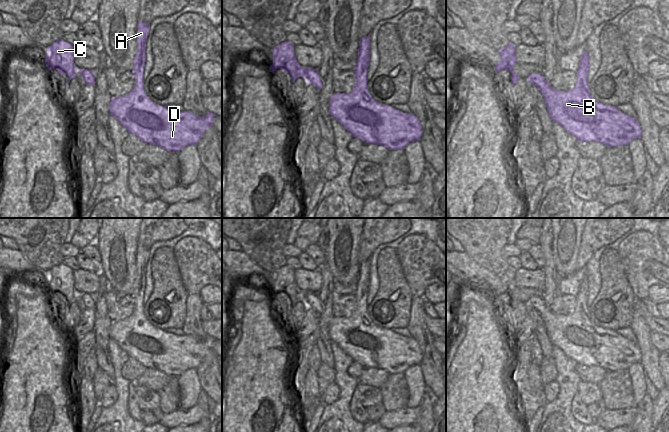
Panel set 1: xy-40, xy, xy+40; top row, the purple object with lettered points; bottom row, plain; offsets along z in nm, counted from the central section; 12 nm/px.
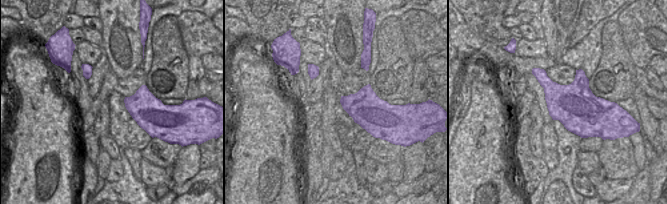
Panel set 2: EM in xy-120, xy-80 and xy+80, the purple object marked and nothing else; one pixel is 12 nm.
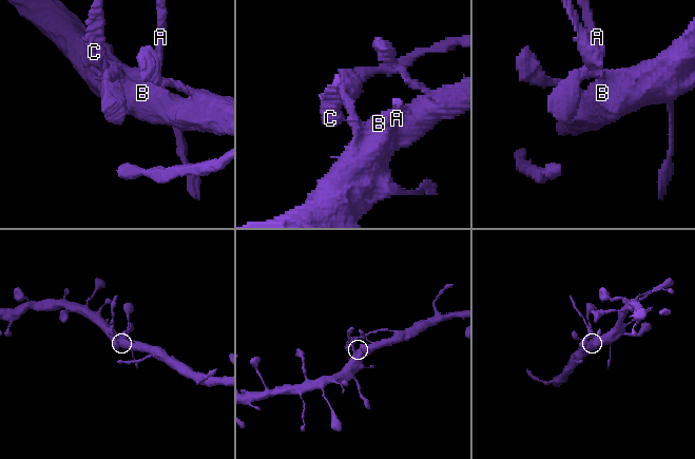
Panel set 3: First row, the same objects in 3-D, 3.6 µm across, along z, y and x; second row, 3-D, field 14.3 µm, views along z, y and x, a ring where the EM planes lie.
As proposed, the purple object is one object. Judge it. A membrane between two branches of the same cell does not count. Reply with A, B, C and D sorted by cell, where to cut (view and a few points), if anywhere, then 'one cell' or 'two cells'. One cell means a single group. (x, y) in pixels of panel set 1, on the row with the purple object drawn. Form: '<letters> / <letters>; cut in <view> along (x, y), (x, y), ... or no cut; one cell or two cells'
A B D / C; cut in xy along (311, 68), (308, 68), (303, 76); two cells

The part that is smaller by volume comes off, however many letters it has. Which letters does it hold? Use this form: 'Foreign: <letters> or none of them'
Foreign: C

